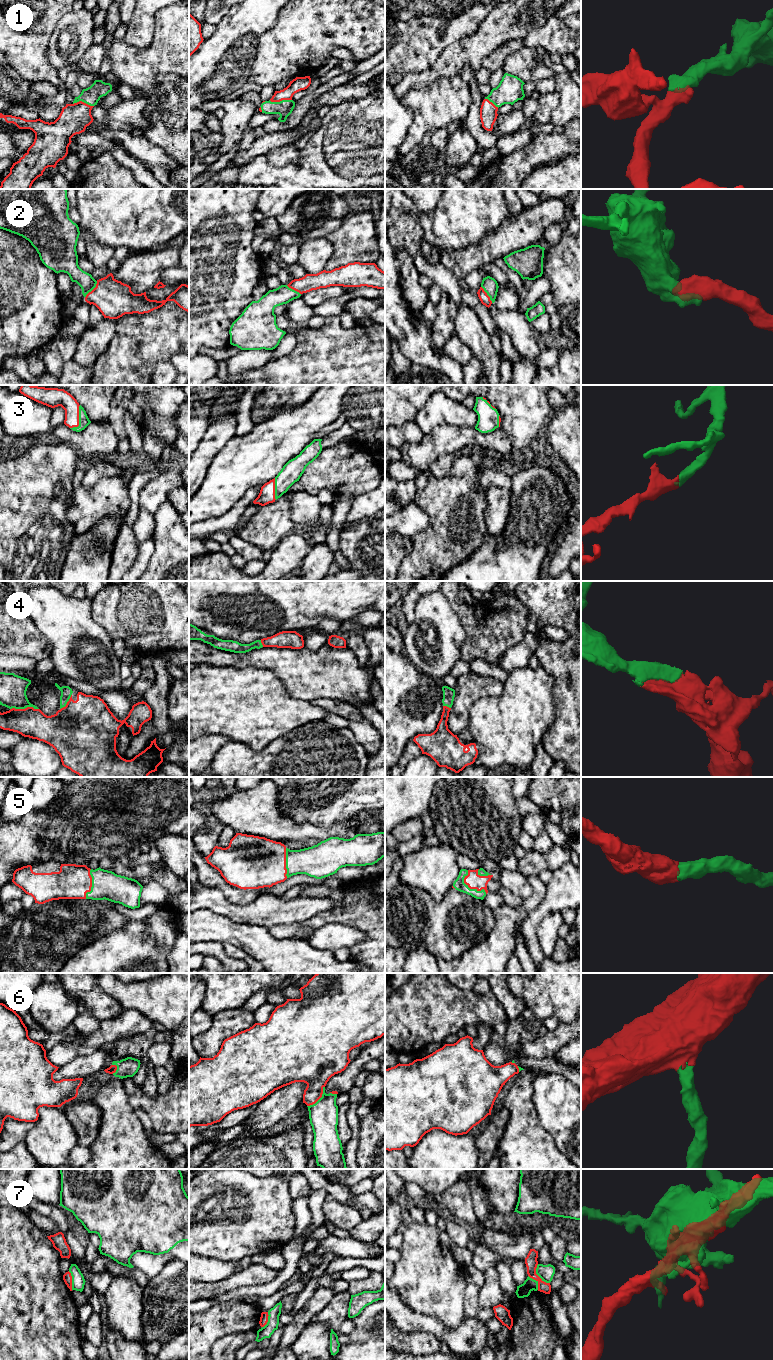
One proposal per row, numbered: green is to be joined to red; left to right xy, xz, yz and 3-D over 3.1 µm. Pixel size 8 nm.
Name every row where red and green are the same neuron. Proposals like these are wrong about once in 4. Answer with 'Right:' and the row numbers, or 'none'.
Right: 1, 2, 3, 4, 5, 6

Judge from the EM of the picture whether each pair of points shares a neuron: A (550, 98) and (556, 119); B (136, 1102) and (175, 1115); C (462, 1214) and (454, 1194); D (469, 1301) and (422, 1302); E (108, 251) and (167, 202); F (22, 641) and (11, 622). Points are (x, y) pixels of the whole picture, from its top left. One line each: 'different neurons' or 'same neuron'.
A: different neurons
B: same neuron
C: same neuron
D: different neurons
E: different neurons
F: same neuron

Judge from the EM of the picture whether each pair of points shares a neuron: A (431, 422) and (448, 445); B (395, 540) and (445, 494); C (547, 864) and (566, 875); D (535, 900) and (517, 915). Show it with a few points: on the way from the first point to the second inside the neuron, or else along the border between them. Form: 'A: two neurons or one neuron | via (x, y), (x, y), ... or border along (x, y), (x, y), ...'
A: two neurons | border along (459, 427), (439, 426), (423, 435)
B: two neurons | border along (411, 539), (411, 551), (401, 561)
C: two neurons | border along (569, 860), (553, 871)
D: one neuron | via (531, 903), (521, 913)

